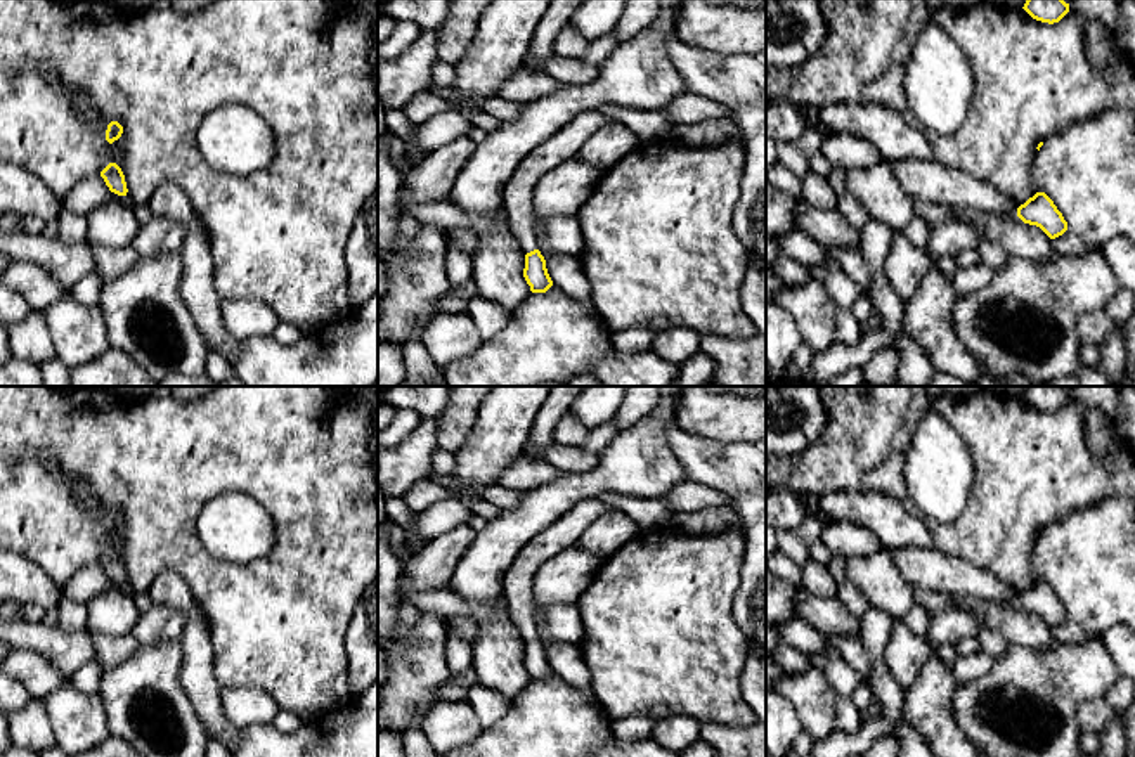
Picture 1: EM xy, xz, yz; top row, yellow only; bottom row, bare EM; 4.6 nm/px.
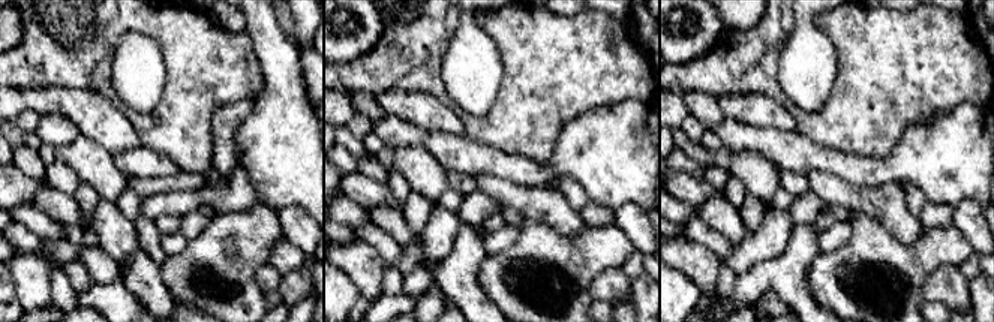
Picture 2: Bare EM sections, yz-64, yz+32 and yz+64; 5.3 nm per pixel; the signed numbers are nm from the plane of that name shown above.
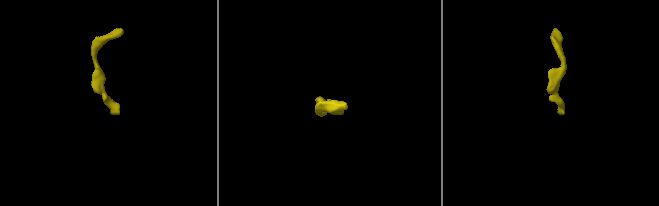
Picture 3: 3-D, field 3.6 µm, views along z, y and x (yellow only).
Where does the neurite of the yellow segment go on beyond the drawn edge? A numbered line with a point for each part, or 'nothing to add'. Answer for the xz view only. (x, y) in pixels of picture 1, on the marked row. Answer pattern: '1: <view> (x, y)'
1: xz (518, 193)

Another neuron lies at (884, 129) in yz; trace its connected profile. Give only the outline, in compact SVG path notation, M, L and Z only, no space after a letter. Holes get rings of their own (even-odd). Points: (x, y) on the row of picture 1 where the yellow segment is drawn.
M835 104L818 107L830 133L847 132L870 142L887 161L934 159L925 135L894 109L873 104Z

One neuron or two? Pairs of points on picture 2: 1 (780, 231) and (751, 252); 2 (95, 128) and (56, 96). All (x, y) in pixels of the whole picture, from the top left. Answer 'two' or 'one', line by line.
1: one
2: one

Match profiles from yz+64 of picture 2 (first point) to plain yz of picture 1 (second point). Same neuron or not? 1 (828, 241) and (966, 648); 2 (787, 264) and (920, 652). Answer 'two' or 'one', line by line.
1: two
2: two

